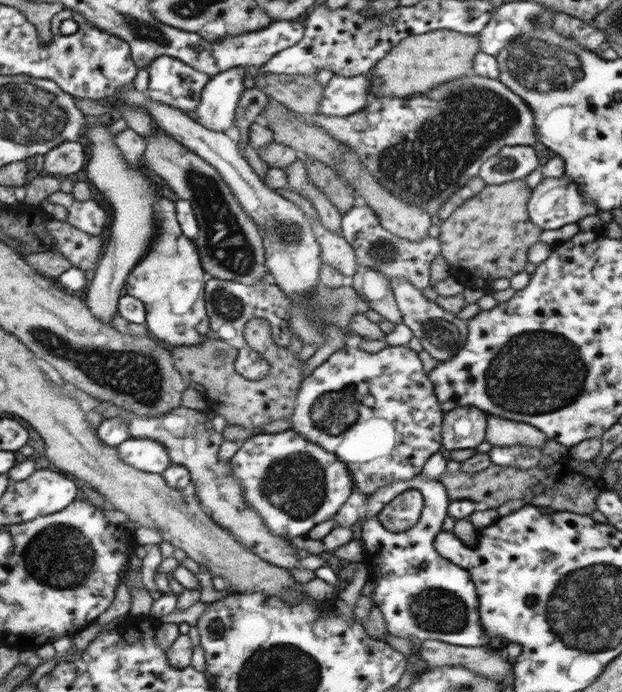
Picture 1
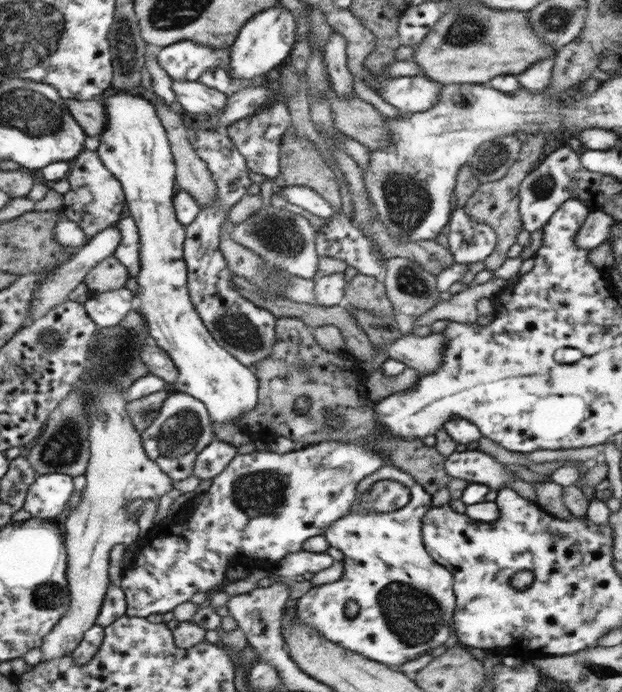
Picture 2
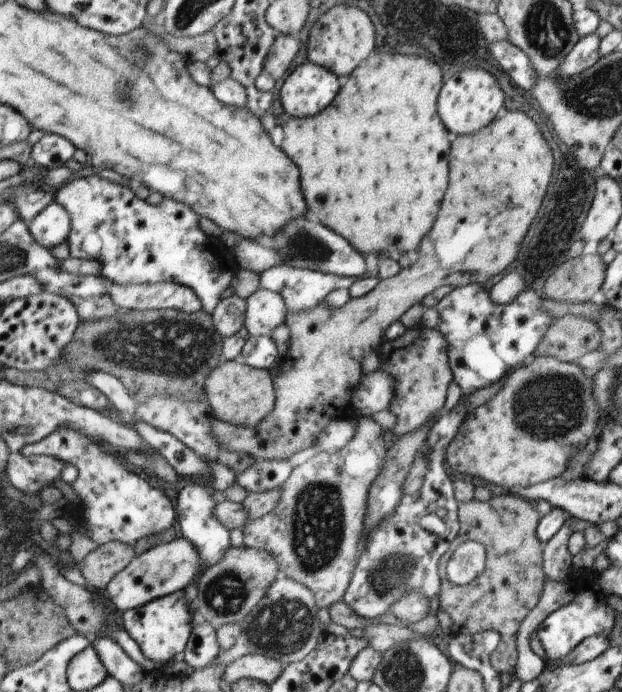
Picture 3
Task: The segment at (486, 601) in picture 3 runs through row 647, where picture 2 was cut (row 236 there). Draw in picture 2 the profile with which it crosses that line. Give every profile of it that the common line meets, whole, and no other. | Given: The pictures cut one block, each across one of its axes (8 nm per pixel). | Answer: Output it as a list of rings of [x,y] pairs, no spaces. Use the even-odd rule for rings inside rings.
[[[530,135],[528,141],[523,144],[522,152],[516,163],[510,168],[506,175],[500,180],[494,182],[481,183],[480,186],[471,194],[468,204],[463,209],[472,220],[476,222],[484,222],[496,231],[496,246],[494,252],[490,253],[483,260],[486,269],[494,271],[503,266],[507,260],[508,249],[518,242],[519,232],[524,229],[522,214],[519,210],[519,187],[522,186],[524,177],[534,169],[540,160],[542,150],[534,150],[536,146],[532,146],[536,140],[542,140],[548,135]]]

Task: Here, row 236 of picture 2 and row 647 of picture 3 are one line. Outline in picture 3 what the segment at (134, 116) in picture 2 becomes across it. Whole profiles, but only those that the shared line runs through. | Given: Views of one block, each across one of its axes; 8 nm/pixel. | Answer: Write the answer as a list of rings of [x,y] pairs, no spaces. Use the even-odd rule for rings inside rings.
[[[184,591],[173,592],[171,595],[151,600],[142,607],[123,612],[122,618],[124,630],[140,647],[141,653],[157,664],[166,665],[170,660],[181,658],[191,635],[194,634],[193,612]]]

